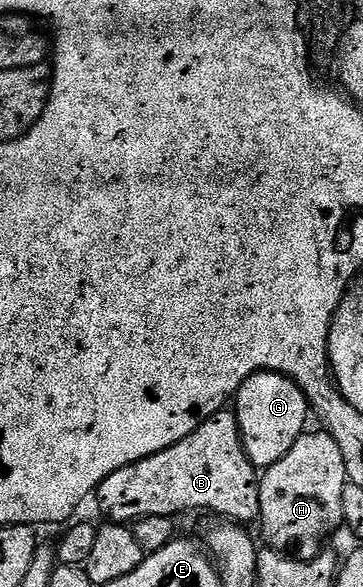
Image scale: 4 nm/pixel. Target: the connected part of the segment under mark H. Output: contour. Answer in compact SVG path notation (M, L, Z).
M307 431L303 433L296 443L292 443L292 451L284 455L276 463L272 463L261 474L258 482L260 491L260 505L258 521L262 525L262 533L266 536L265 544L278 553L293 555L304 561L311 561L319 553L323 552L322 540L329 533L334 533L342 525L341 496L344 495L346 480L346 468L344 467L344 455L340 455L340 447L336 447L336 439L325 431Z

